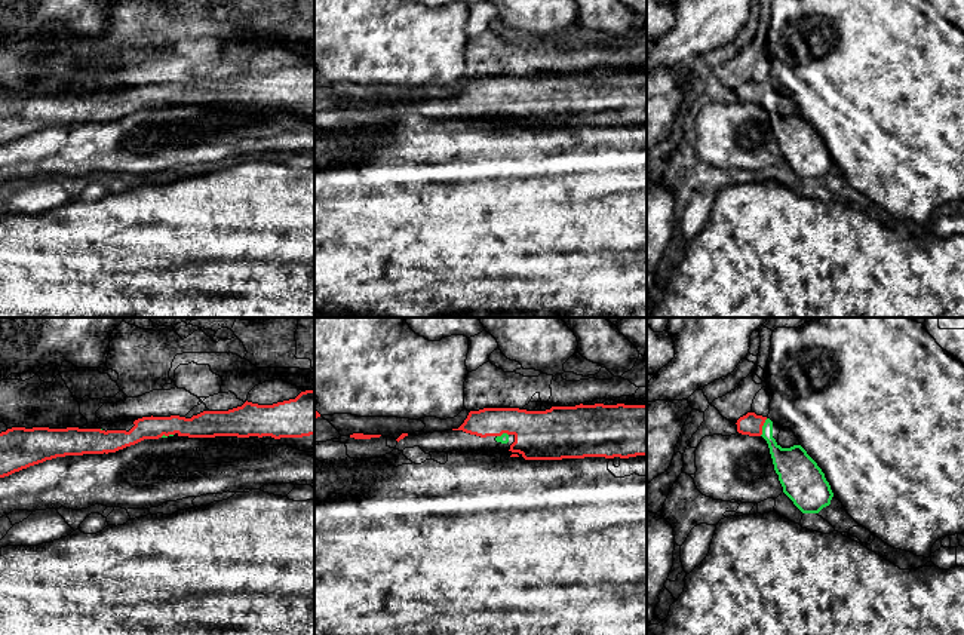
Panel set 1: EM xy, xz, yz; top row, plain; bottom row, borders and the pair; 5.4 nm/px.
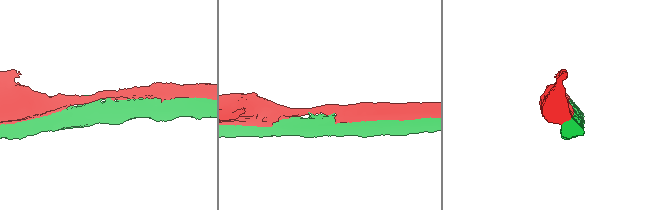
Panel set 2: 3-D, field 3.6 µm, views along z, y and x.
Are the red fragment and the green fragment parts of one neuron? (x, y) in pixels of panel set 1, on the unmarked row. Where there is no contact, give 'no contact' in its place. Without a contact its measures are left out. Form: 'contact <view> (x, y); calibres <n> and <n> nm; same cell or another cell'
contact yz (761, 95); calibres 120 and 180 nm; another cell

